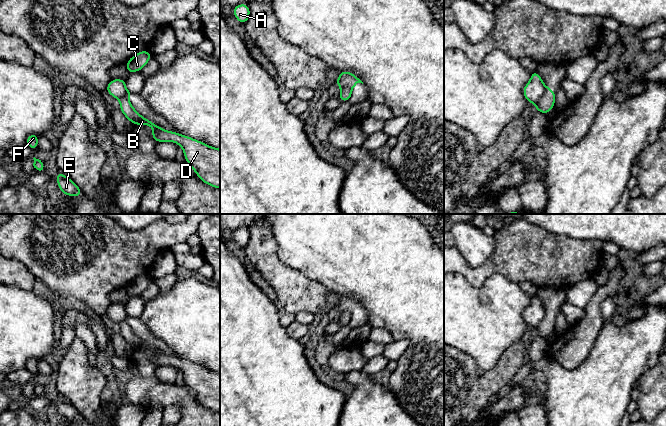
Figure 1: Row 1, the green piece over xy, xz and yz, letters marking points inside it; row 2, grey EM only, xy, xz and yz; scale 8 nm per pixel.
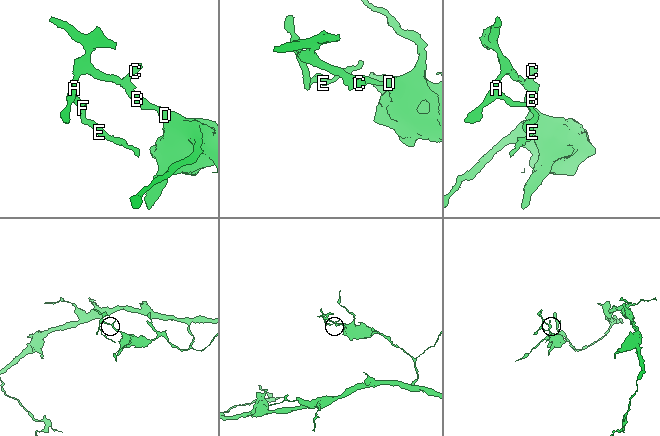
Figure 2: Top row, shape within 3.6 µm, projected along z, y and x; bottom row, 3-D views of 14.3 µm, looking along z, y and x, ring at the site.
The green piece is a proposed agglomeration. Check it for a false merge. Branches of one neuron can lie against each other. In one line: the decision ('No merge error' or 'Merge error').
Merge error

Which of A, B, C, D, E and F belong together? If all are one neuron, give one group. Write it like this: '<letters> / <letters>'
A C E F / B D

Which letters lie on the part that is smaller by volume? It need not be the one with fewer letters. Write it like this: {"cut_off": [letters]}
{"cut_off": ["A", "C", "E", "F"]}

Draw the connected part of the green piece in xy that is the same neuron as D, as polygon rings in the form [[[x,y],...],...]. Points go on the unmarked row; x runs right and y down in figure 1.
[[[120,322],[120,334],[134,349],[153,351],[151,358],[156,366],[176,366],[182,371],[186,386],[204,407],[220,413],[220,373],[177,356],[166,355],[141,340],[126,322]]]

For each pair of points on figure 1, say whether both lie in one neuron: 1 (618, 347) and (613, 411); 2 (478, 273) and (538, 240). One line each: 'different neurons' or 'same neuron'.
1: same neuron
2: same neuron

